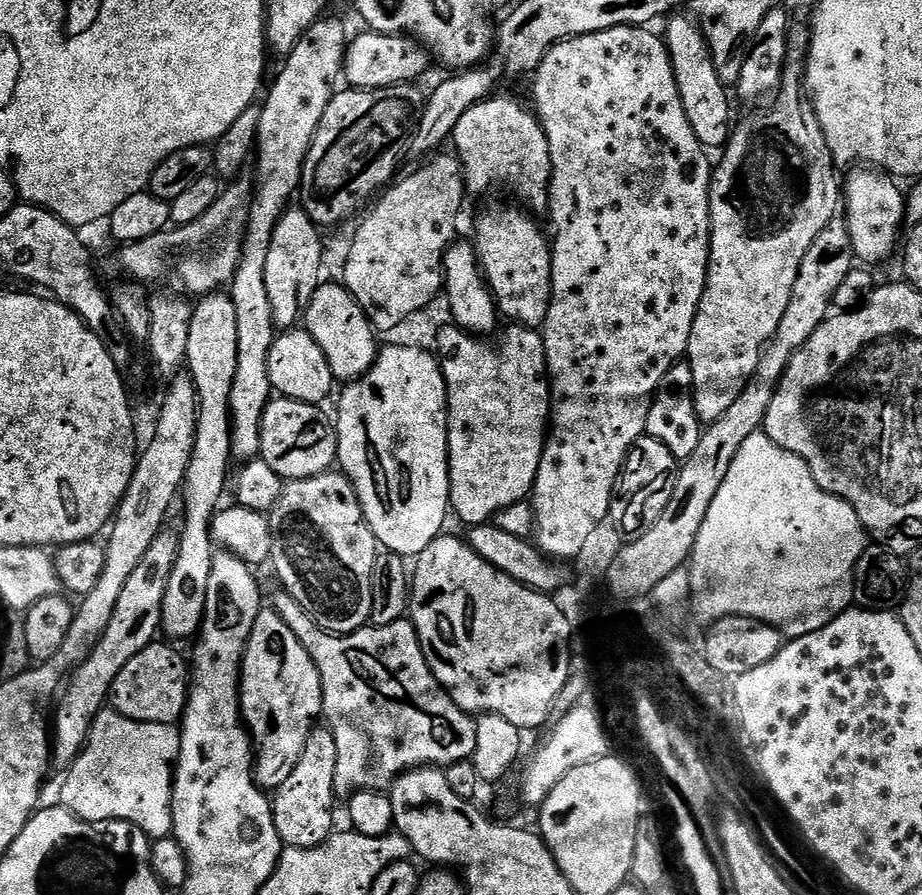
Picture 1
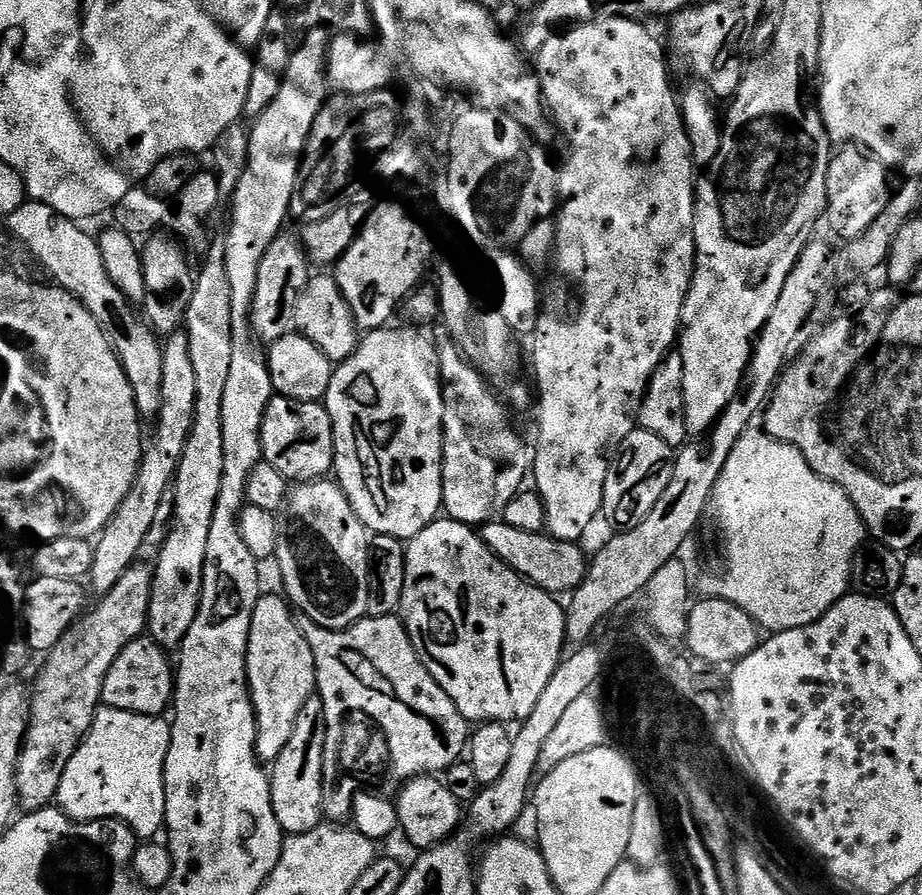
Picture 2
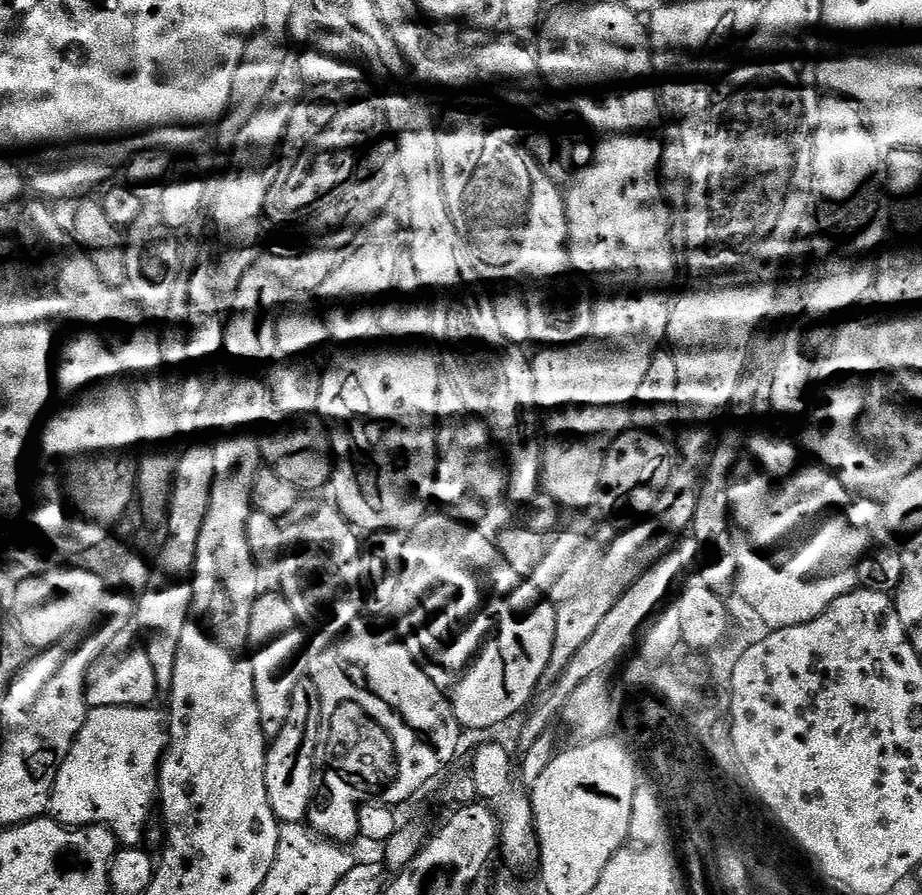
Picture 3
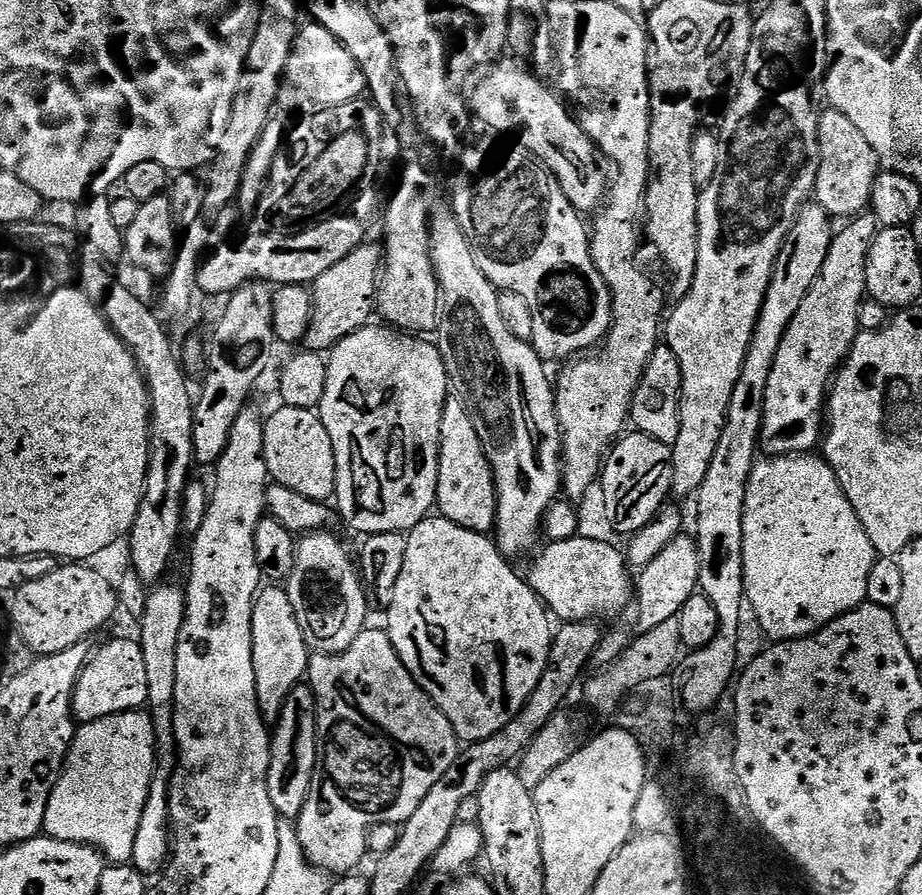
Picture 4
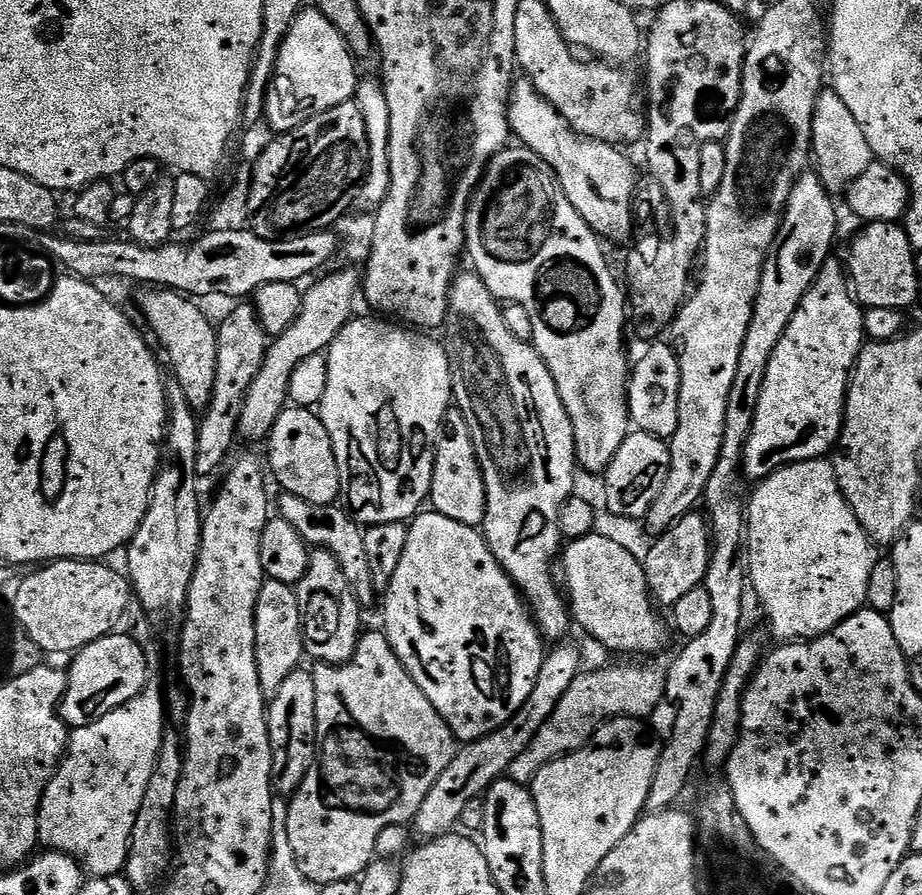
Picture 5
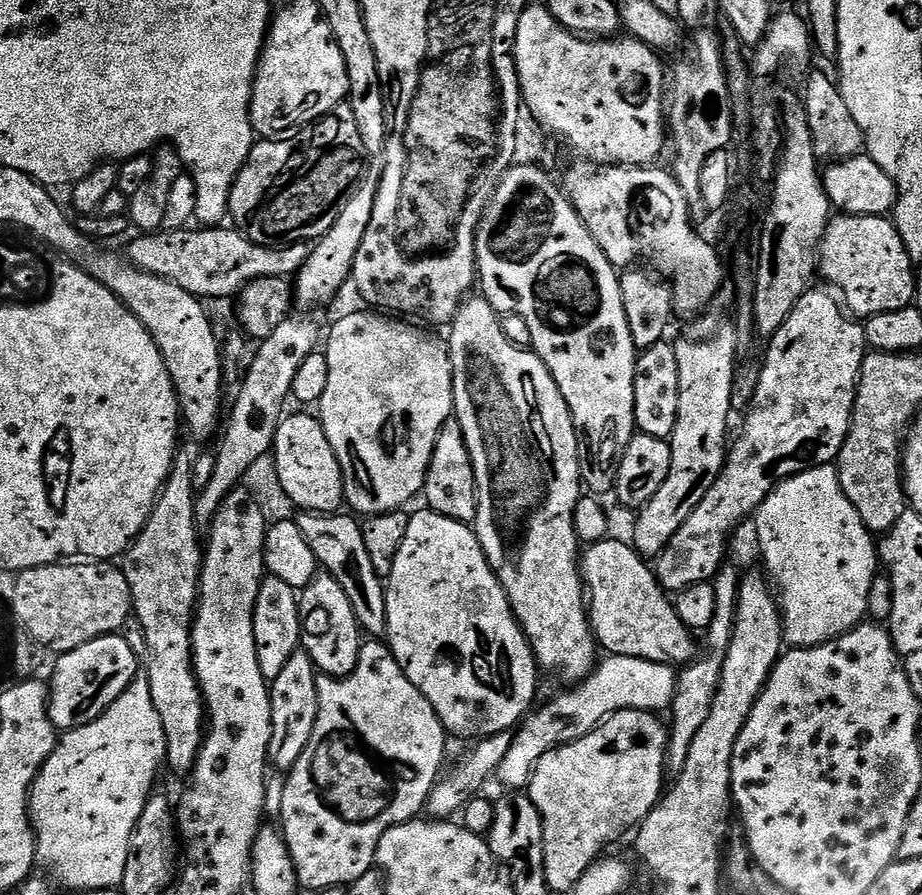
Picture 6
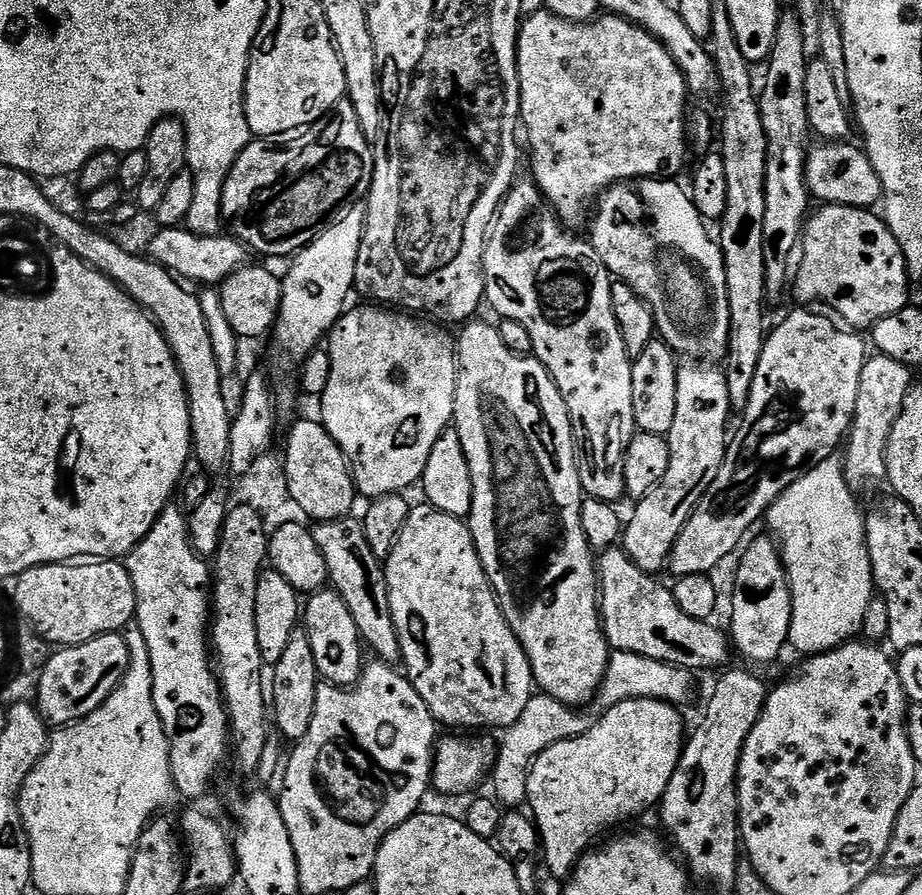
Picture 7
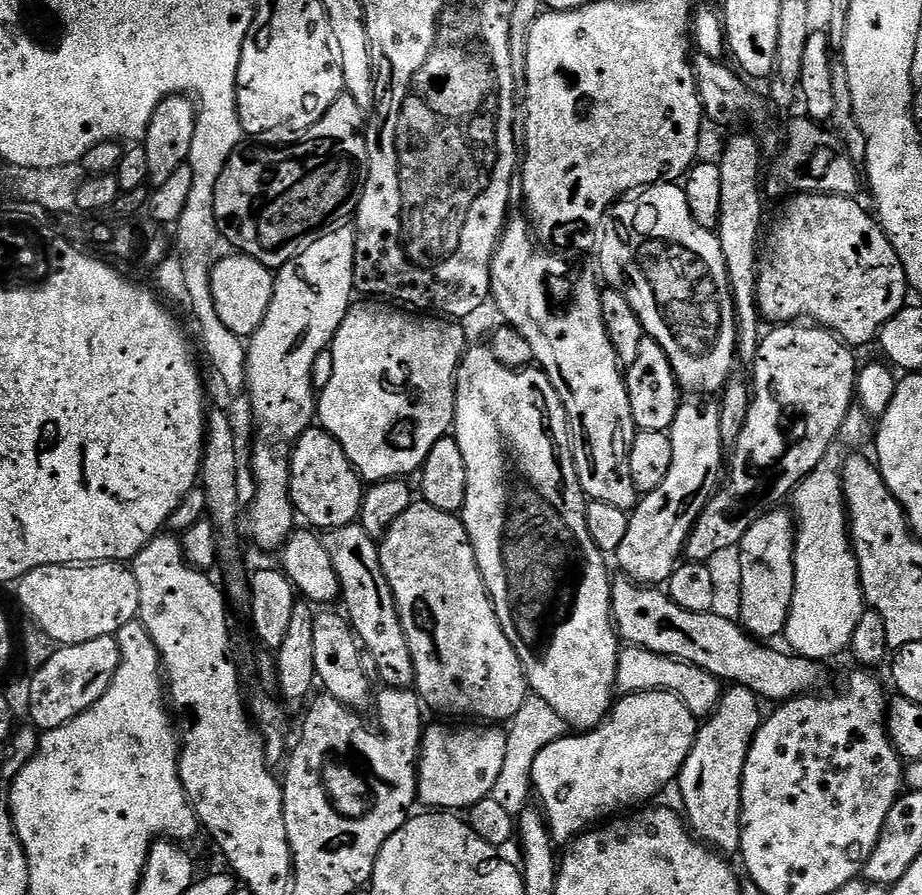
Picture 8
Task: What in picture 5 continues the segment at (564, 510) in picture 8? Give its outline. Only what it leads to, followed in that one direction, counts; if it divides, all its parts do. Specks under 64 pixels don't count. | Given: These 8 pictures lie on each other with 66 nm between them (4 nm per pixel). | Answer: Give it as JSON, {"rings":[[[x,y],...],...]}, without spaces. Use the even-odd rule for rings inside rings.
{"rings":[[[461,271],[452,281],[442,343],[450,362],[454,404],[466,418],[482,478],[486,482],[487,504],[482,535],[505,574],[520,589],[541,636],[548,642],[560,642],[567,637],[564,635],[568,627],[573,627],[574,621],[565,593],[557,577],[556,580],[552,577],[552,559],[555,556],[557,559],[562,552],[560,516],[564,504],[573,496],[578,471],[574,430],[558,394],[558,386],[554,386],[554,378],[540,355],[527,339],[519,340],[508,329],[500,313],[501,305],[486,282],[482,282],[475,271],[467,271]]]}

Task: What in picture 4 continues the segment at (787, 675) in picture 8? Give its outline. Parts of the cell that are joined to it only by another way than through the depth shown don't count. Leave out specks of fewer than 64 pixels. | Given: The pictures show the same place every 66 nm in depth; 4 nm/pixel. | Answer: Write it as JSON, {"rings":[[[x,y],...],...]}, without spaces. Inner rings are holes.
{"rings":[[[576,535],[573,540],[554,540],[545,545],[544,549],[541,547],[535,553],[536,561],[533,562],[532,569],[526,572],[526,579],[557,621],[596,622],[600,620],[599,616],[622,615],[623,617],[629,611],[634,600],[634,576],[633,573],[632,576],[628,573],[628,570],[630,571],[629,561],[623,551],[619,552],[615,548],[615,543],[592,541],[590,538]]]}

